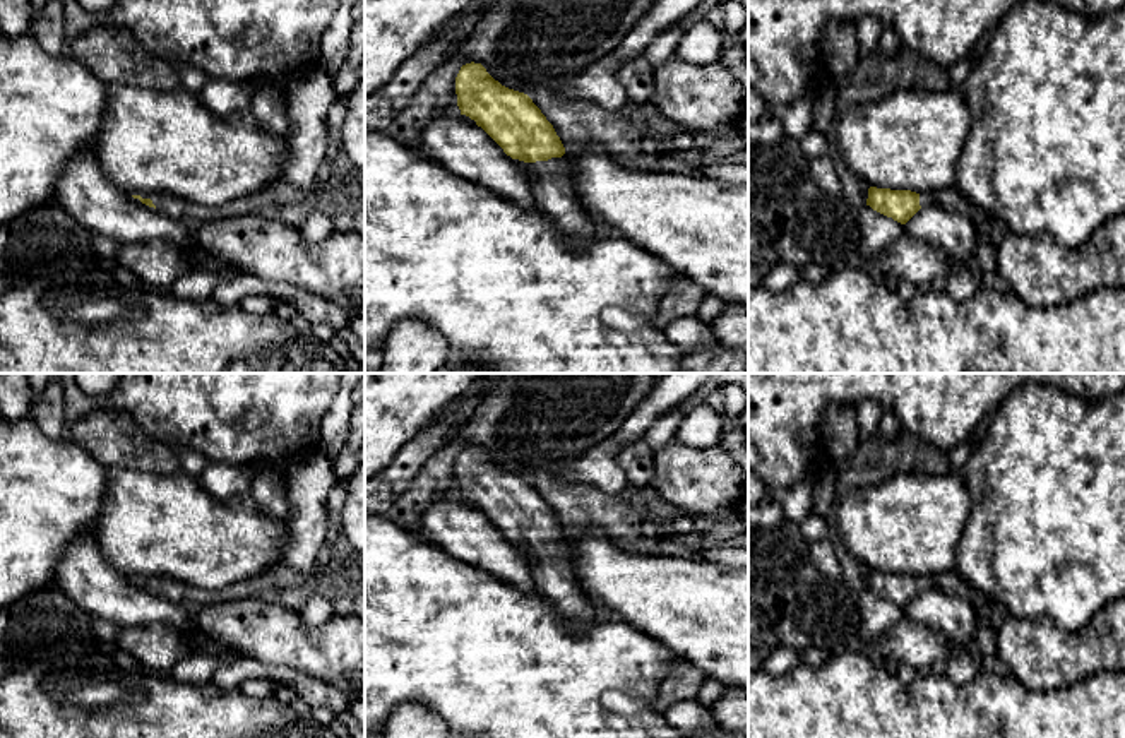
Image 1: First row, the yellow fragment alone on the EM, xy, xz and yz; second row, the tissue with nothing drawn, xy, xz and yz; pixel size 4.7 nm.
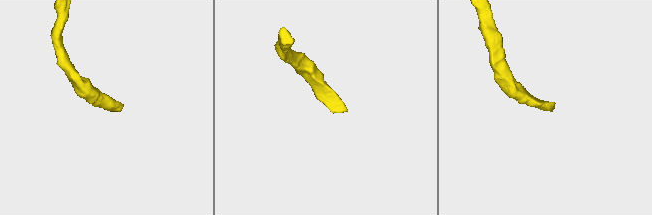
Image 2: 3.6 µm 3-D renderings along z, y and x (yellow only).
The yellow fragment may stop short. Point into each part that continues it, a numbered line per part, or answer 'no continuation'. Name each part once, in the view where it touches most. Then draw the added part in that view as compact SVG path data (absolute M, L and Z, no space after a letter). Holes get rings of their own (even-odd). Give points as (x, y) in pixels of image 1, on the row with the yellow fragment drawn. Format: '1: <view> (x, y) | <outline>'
1: xz (552, 187) | M567 158L526 163L531 178L534 207L575 247L586 247L596 238L596 224L582 209L568 175Z

